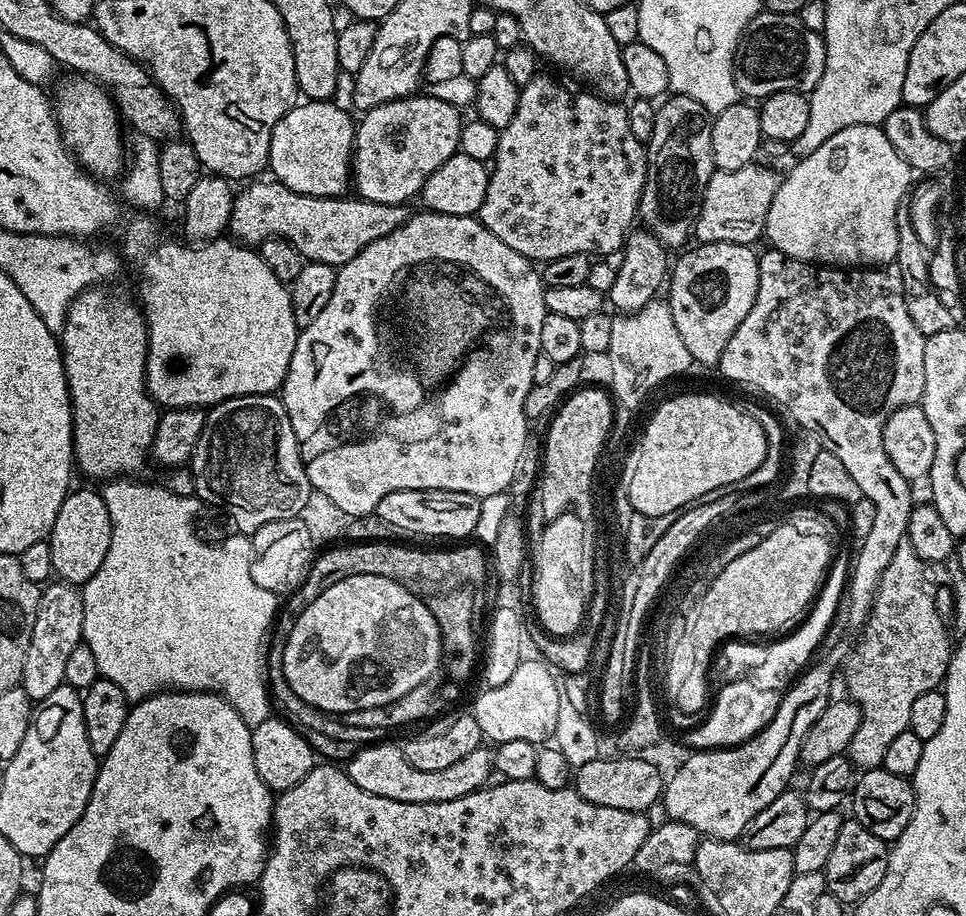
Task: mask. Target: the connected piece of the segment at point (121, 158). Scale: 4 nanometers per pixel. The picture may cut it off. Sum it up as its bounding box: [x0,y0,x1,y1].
[54,78,126,182]

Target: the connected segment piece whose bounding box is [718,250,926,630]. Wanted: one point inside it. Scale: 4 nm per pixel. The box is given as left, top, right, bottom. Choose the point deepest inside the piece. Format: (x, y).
(836, 347)

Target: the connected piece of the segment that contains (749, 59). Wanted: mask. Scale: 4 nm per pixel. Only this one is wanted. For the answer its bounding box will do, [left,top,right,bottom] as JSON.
[732,10,826,98]

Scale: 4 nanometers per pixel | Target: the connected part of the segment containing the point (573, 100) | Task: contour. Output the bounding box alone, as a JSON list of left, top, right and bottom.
[478,74,648,262]

